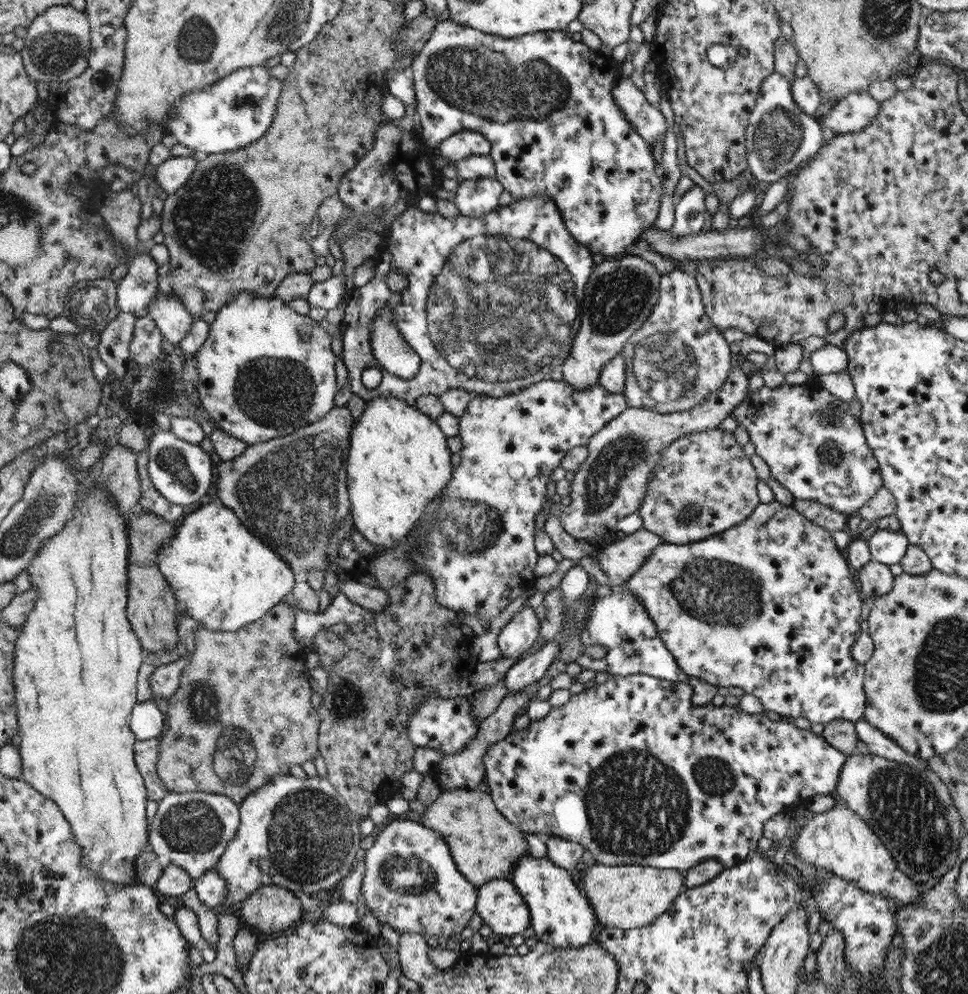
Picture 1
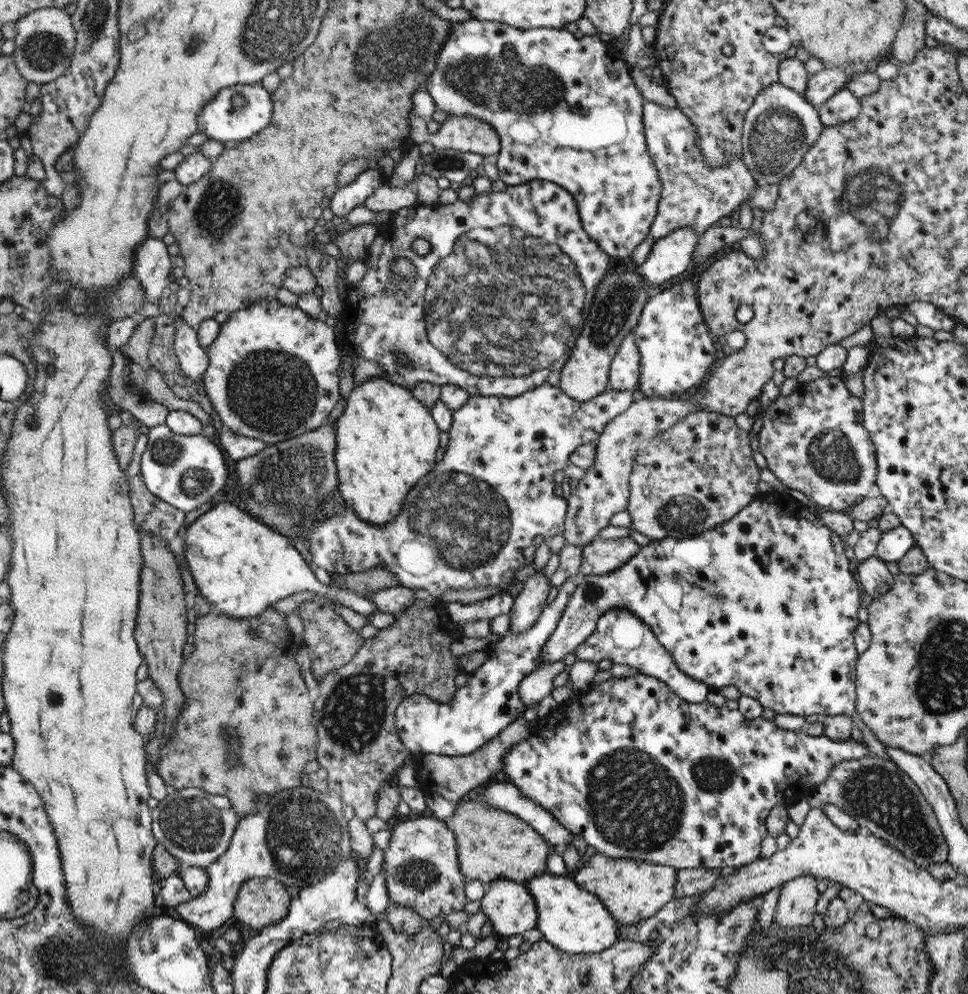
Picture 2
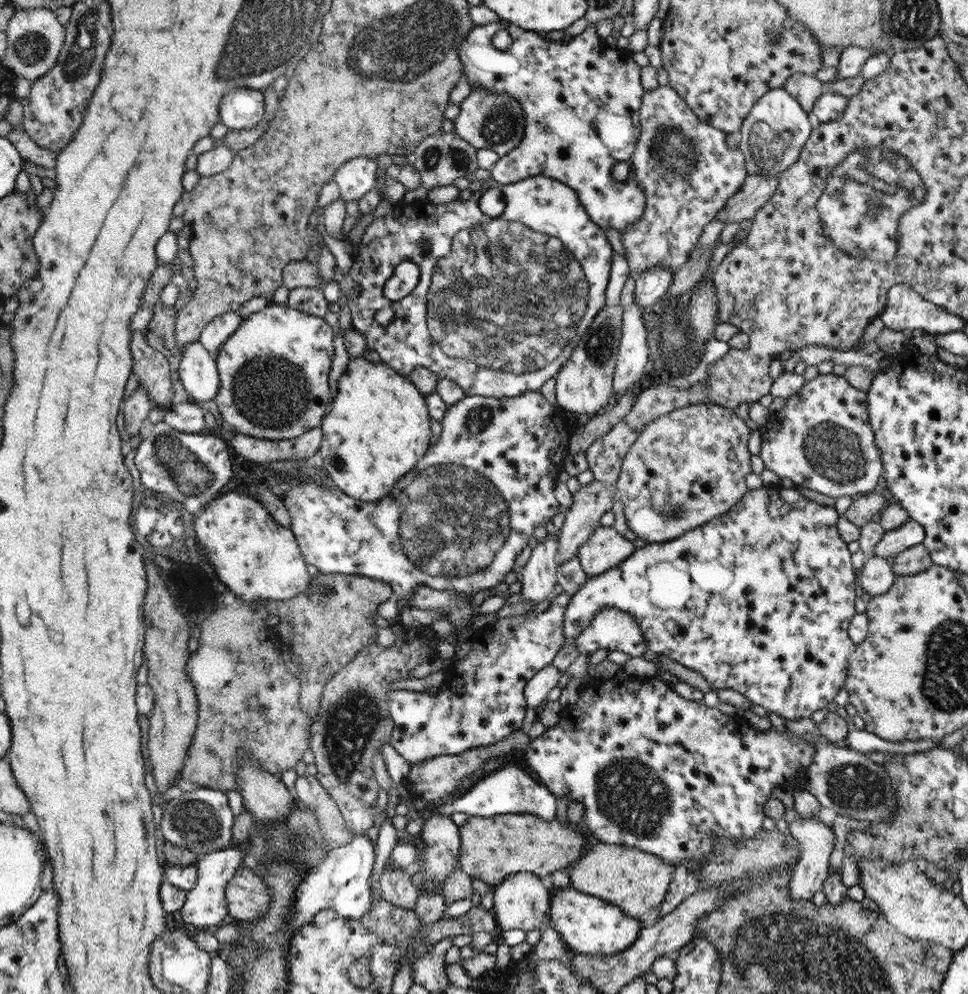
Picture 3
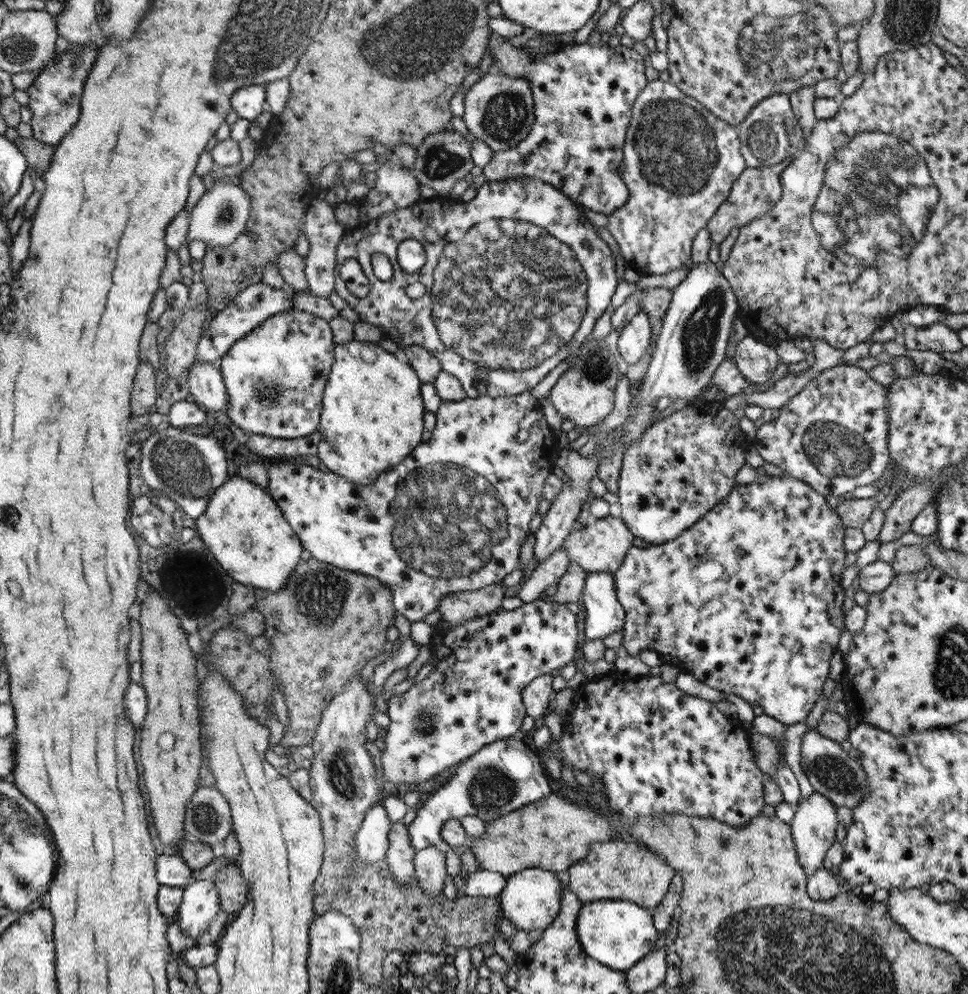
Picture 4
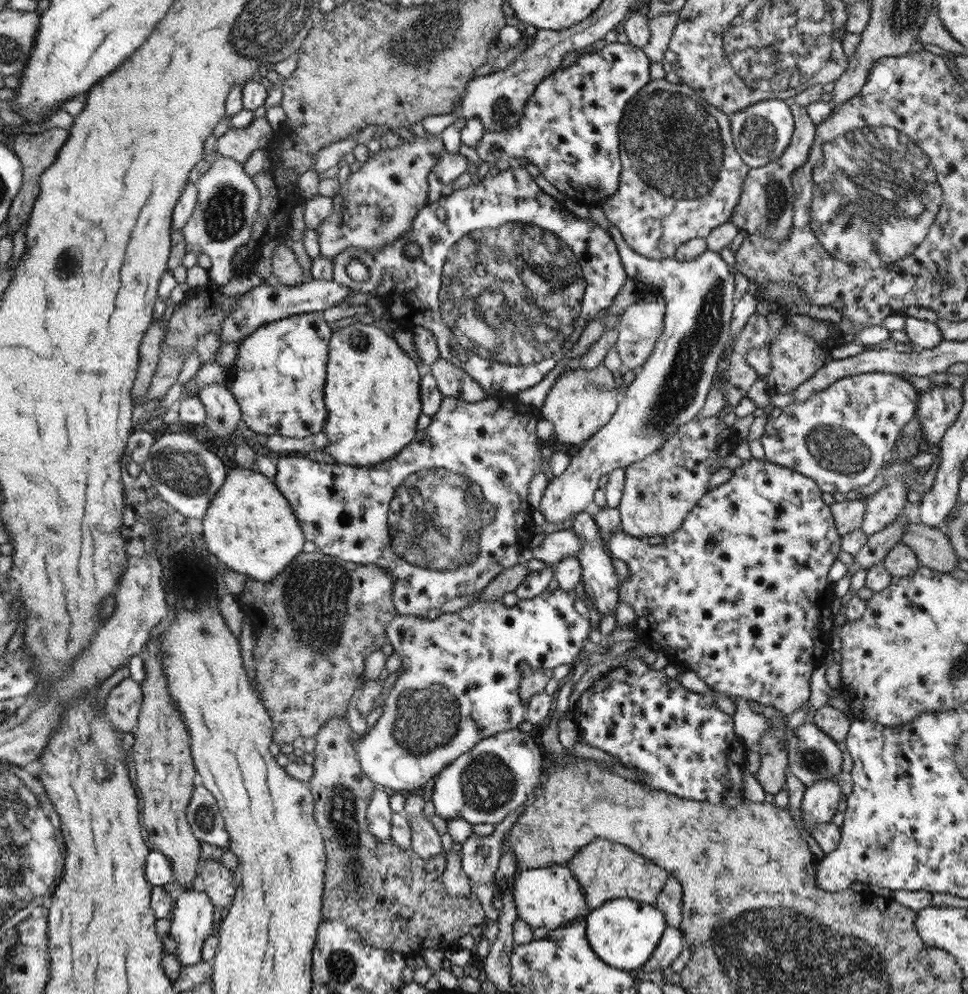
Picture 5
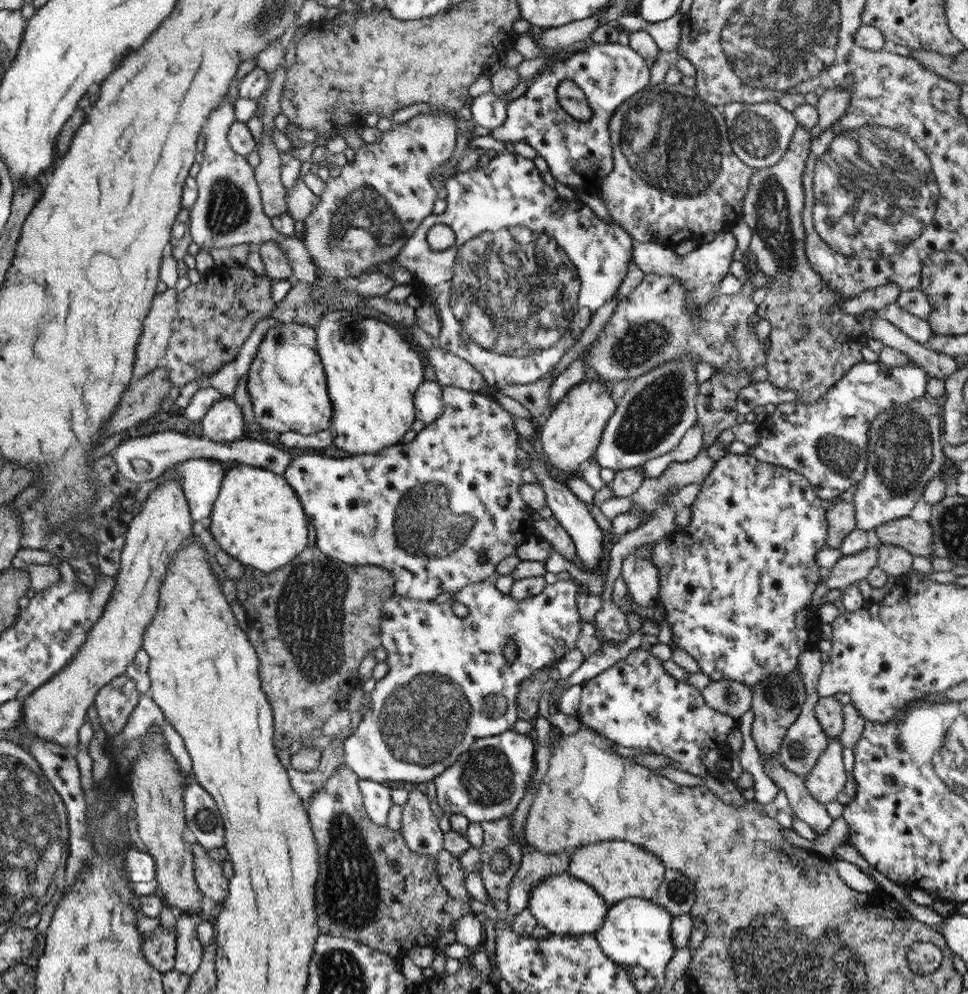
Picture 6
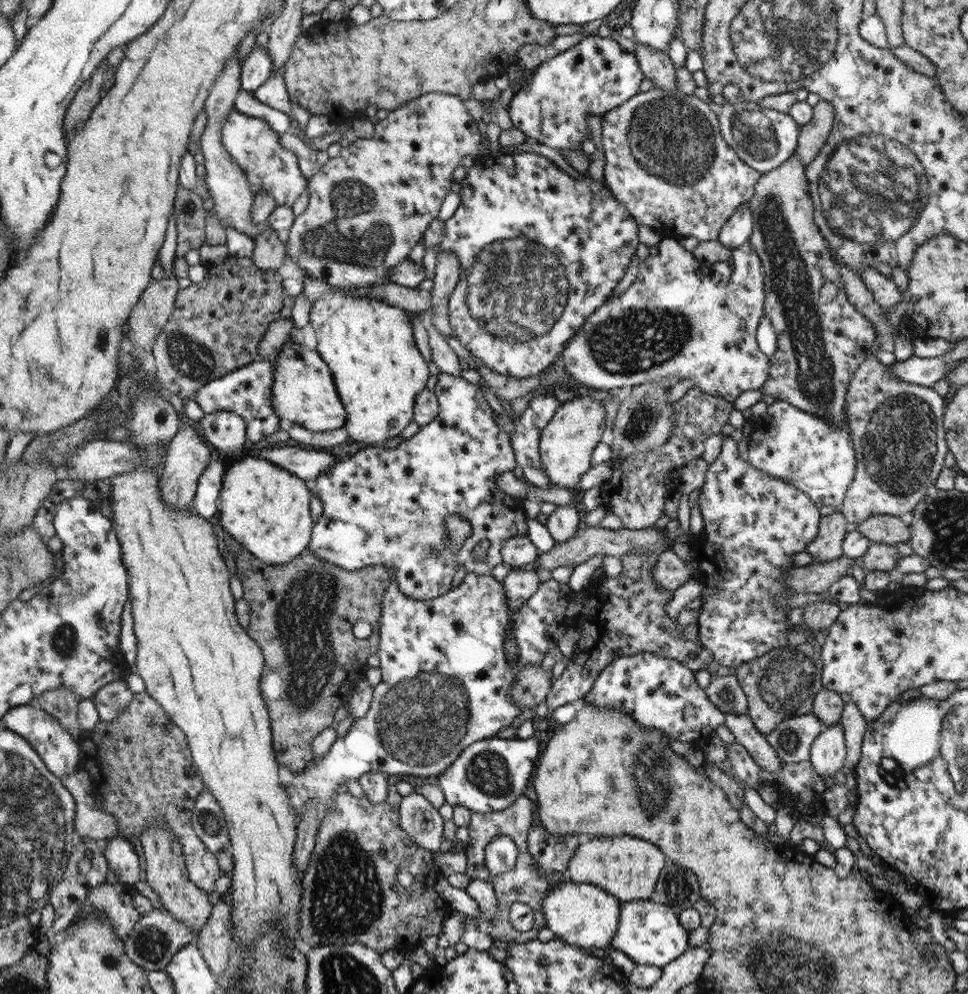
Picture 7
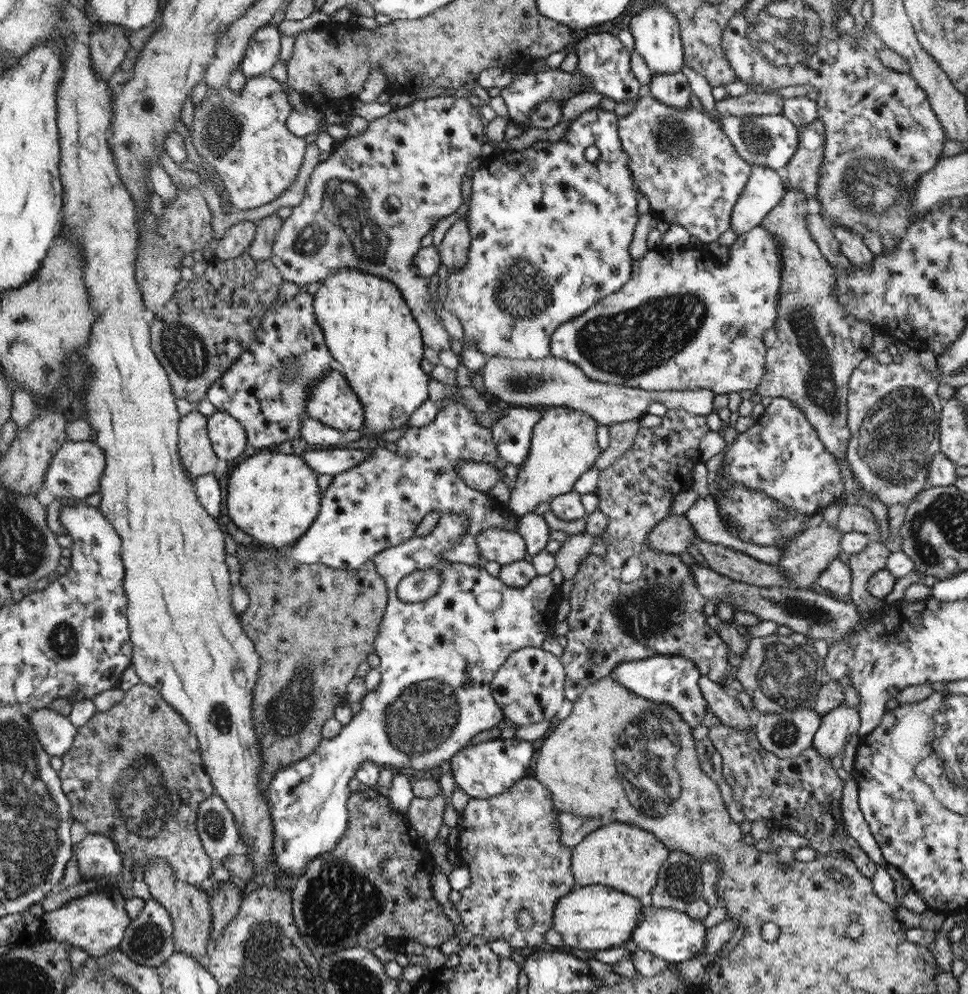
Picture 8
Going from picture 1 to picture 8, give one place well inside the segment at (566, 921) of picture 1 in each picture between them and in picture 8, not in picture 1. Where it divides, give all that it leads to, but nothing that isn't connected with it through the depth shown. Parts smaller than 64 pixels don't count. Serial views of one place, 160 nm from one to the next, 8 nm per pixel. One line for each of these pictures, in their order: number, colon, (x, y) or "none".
2: (576, 921)
3: (589, 925)
4: (618, 934)
5: (624, 933)
6: (637, 931)
7: (649, 933)
8: (673, 936)

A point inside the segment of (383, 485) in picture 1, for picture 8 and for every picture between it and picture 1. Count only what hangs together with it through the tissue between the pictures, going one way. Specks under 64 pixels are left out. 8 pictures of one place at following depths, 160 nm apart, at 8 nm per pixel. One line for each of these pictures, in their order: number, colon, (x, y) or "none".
2: (387, 441)
3: (377, 430)
4: (372, 414)
5: (373, 389)
6: (372, 375)
7: (369, 345)
8: (366, 321)

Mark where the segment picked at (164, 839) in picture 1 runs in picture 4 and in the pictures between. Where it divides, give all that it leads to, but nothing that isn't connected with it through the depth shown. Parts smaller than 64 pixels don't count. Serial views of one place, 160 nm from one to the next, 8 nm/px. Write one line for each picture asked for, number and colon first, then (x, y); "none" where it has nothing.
2: (196, 827)
3: (201, 820)
4: (208, 817)

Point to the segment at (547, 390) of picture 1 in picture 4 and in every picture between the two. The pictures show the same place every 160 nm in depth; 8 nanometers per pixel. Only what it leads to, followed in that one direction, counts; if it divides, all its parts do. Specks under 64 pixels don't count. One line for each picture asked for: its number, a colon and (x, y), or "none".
2: (465, 525)
3: (457, 521)
4: (451, 517)

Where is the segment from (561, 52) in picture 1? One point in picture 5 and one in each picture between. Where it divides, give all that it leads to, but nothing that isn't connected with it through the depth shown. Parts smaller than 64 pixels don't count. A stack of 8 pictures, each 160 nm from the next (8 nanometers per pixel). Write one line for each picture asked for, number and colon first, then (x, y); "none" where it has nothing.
2: (564, 111)
3: (581, 104)
4: (583, 95)
5: (570, 128)

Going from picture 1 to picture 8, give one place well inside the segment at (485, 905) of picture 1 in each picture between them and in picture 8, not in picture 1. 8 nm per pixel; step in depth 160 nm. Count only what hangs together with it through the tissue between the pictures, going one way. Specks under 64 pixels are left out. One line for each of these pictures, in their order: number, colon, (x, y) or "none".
2: (509, 905)
3: (523, 901)
4: (532, 899)
5: (551, 898)
6: (561, 903)
7: (581, 914)
8: (597, 917)

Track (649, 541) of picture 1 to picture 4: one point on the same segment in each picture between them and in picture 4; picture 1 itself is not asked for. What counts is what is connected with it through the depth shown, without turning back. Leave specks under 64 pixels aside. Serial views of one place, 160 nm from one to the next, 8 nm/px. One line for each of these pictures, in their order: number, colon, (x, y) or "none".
2: (600, 556)
3: (606, 548)
4: (600, 546)

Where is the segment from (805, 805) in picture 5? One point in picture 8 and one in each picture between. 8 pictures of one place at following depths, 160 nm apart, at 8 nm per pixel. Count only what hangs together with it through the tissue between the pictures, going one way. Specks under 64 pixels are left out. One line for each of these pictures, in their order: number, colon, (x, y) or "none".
6: (828, 778)
7: (828, 753)
8: (836, 728)

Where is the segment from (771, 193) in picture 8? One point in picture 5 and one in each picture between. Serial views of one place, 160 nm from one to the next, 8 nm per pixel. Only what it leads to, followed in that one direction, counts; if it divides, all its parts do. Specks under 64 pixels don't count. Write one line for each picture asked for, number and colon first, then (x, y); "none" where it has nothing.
5: (669, 390)
6: (701, 271)
7: (736, 231)

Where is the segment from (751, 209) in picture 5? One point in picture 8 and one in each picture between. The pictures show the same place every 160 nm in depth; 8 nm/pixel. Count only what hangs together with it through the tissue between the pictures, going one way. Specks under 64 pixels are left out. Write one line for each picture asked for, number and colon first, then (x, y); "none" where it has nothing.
6: (813, 343)
7: (823, 339)
8: (821, 345)

